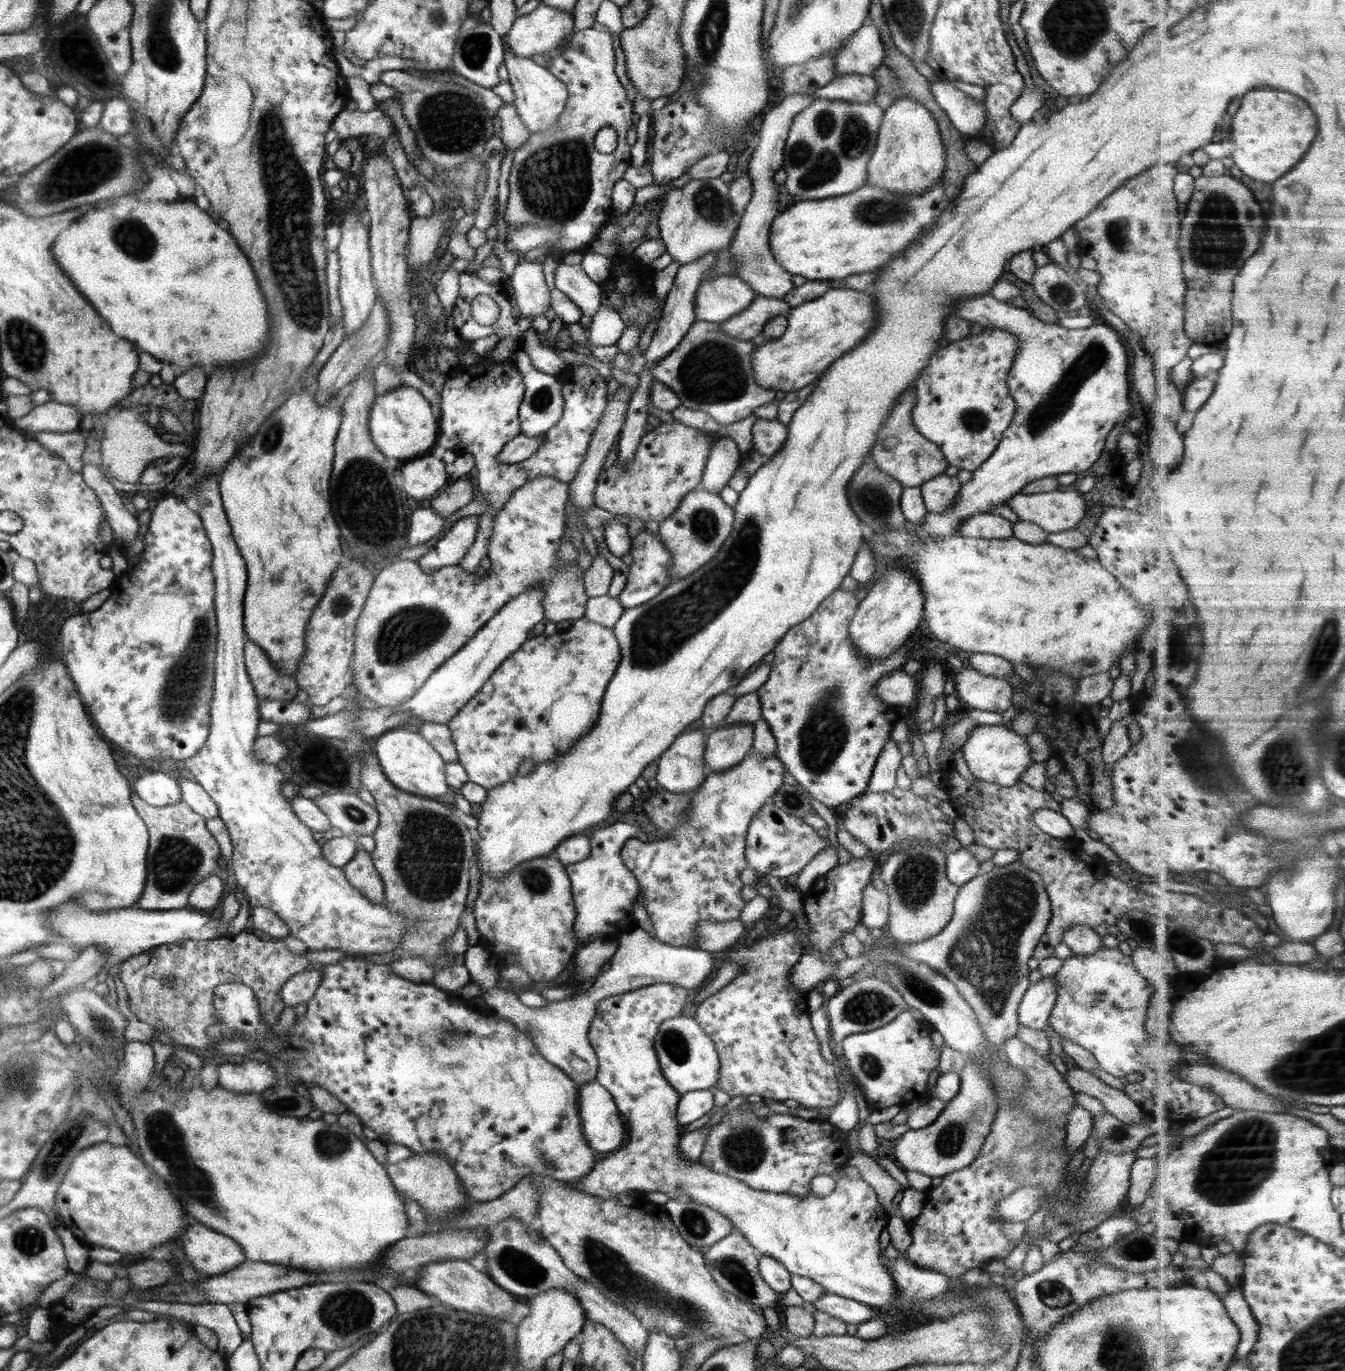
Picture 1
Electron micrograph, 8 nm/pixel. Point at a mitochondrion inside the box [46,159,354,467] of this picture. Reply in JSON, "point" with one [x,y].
{"point":[131,236]}

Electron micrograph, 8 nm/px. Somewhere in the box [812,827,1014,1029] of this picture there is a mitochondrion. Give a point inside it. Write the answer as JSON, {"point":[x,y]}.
{"point":[915,875]}

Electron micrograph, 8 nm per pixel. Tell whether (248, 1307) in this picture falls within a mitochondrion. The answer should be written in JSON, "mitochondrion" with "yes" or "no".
{"mitochondrion":"no"}

